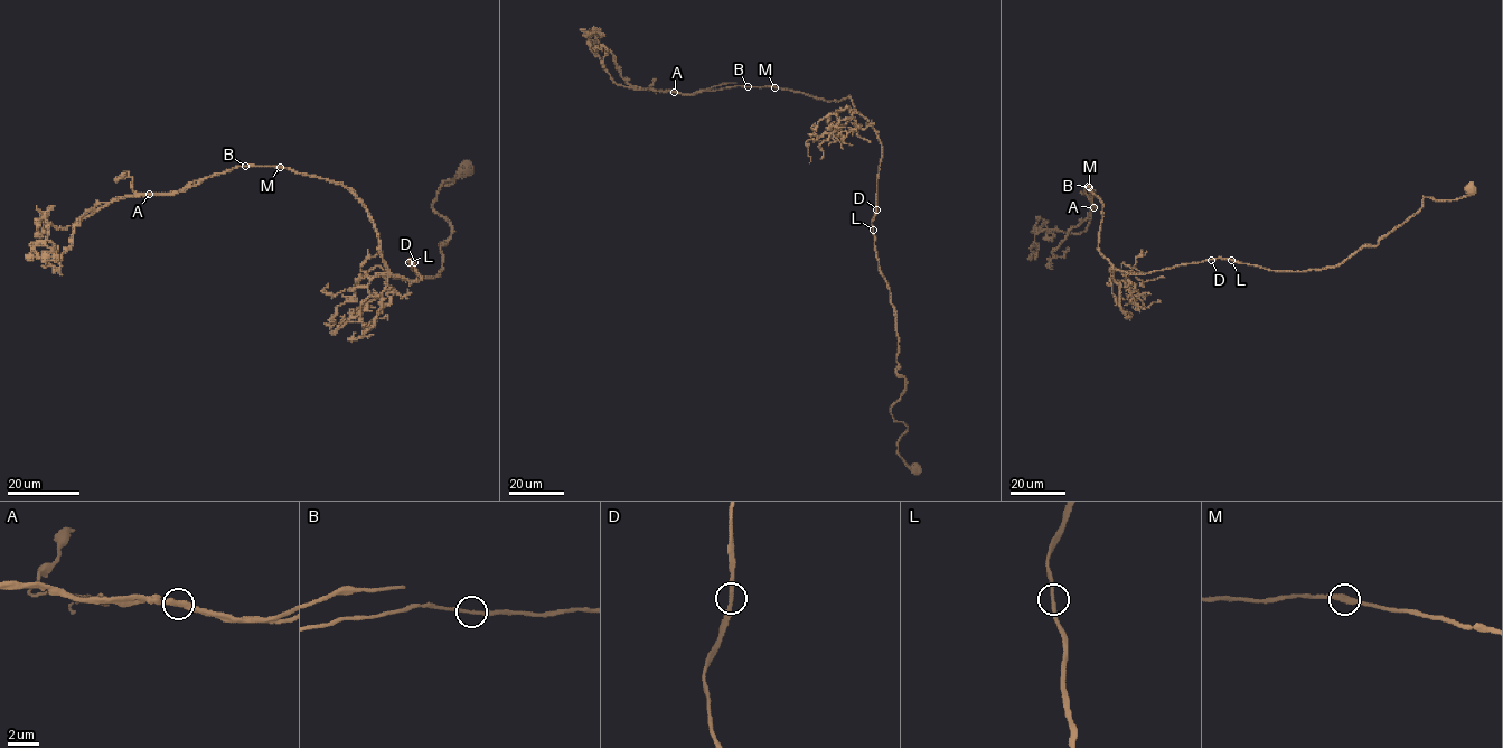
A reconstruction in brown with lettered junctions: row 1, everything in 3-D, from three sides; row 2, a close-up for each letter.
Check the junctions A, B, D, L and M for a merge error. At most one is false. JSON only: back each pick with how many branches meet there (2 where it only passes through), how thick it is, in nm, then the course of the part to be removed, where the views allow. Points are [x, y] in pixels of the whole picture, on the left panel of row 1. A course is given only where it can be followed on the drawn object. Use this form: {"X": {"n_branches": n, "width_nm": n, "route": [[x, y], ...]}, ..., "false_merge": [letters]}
{"A": {"n_branches": 2, "width_nm": 380, "route": [[149, 194], [97, 203], [74, 225], [72, 245], [63, 253], [60, 265], [45, 267]]}, "false_merge": ["A"]}

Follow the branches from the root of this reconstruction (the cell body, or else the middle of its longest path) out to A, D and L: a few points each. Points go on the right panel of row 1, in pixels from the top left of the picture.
A: (1471, 189), (1424, 196), (1375, 245), (1305, 271), (1218, 258), (1127, 273), (1099, 251), (1088, 186), (1093, 207)
D: (1471, 189), (1452, 200), (1424, 196), (1421, 207), (1375, 245), (1362, 246), (1335, 265), (1277, 271), (1210, 260)
L: (1471, 189), (1452, 200), (1424, 196), (1421, 207), (1375, 245), (1362, 246), (1335, 265), (1277, 271), (1231, 260)

